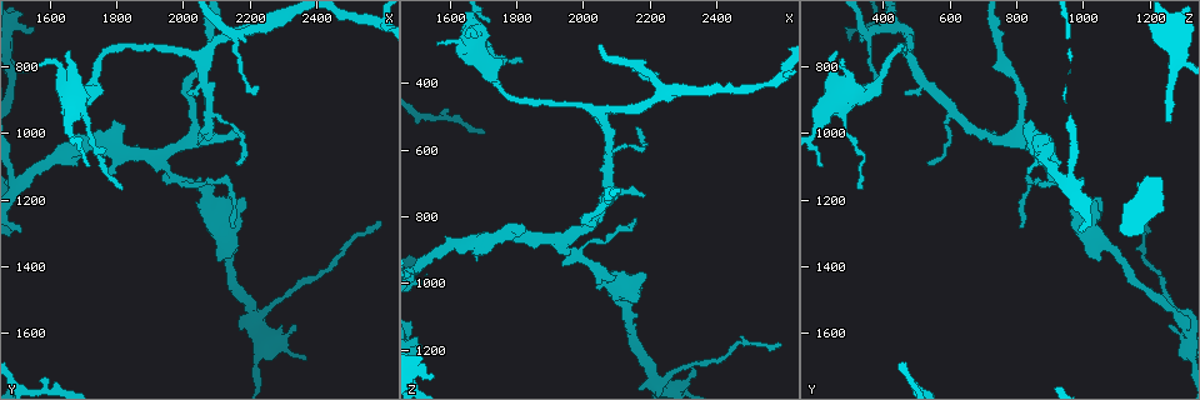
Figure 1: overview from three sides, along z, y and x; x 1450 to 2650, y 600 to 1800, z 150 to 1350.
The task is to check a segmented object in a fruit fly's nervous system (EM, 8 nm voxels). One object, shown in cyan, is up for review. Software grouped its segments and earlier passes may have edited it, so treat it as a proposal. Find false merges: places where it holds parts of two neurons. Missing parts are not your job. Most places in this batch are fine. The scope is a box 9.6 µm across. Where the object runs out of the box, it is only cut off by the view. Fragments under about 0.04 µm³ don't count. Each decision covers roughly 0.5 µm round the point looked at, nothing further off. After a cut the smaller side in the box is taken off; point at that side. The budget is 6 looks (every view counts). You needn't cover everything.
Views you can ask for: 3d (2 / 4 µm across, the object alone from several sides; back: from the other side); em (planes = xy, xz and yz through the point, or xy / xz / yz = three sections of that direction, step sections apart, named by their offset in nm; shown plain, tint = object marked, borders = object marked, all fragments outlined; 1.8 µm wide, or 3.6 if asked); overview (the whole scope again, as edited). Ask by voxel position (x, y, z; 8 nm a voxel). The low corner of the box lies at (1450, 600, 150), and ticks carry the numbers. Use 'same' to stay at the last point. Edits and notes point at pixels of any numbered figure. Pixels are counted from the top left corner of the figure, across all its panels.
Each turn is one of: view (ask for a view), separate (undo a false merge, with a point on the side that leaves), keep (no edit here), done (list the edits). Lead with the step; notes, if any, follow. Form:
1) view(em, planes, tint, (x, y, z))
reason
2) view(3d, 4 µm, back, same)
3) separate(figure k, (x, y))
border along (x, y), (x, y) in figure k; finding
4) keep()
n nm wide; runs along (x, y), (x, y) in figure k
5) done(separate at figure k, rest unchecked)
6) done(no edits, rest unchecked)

view(3d, 2 µm, (2210, 1540, 1280))
a fork

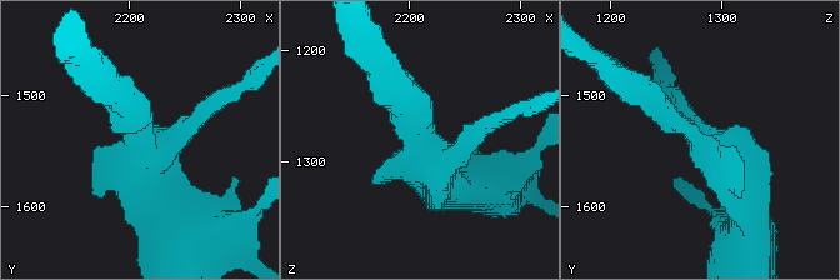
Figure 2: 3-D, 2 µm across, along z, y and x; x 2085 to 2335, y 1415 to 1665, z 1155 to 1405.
view(em, xz, step 16, tint, (2216, 1544, 1280))

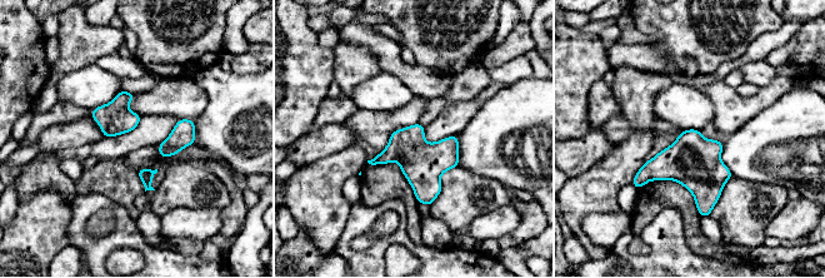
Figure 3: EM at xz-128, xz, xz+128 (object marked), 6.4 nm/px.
keep()
100 nm wide; one neuron here

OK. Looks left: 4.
view(em, 3.6 µm, yz, step 16, tint, (2090, 1210, 1000))
a fork

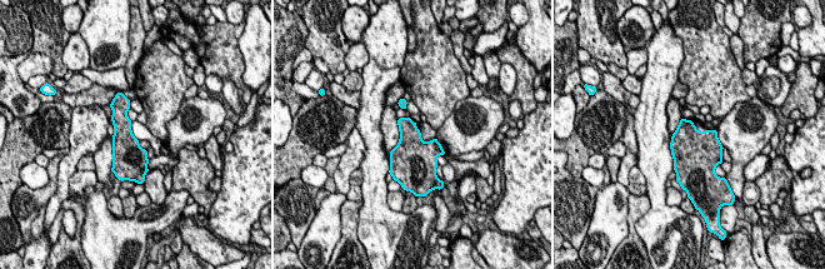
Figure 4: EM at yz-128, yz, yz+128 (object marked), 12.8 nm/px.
keep()
continuous, no second neuron

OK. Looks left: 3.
view(em, yz, step 8, borders, (1660, 960, 230))
thick turns thin

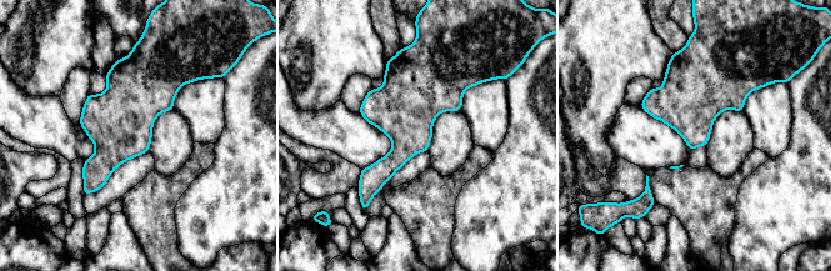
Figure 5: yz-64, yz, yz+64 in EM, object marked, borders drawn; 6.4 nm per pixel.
keep()
all the same neuron

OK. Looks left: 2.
done(no edits, rest unchecked)

